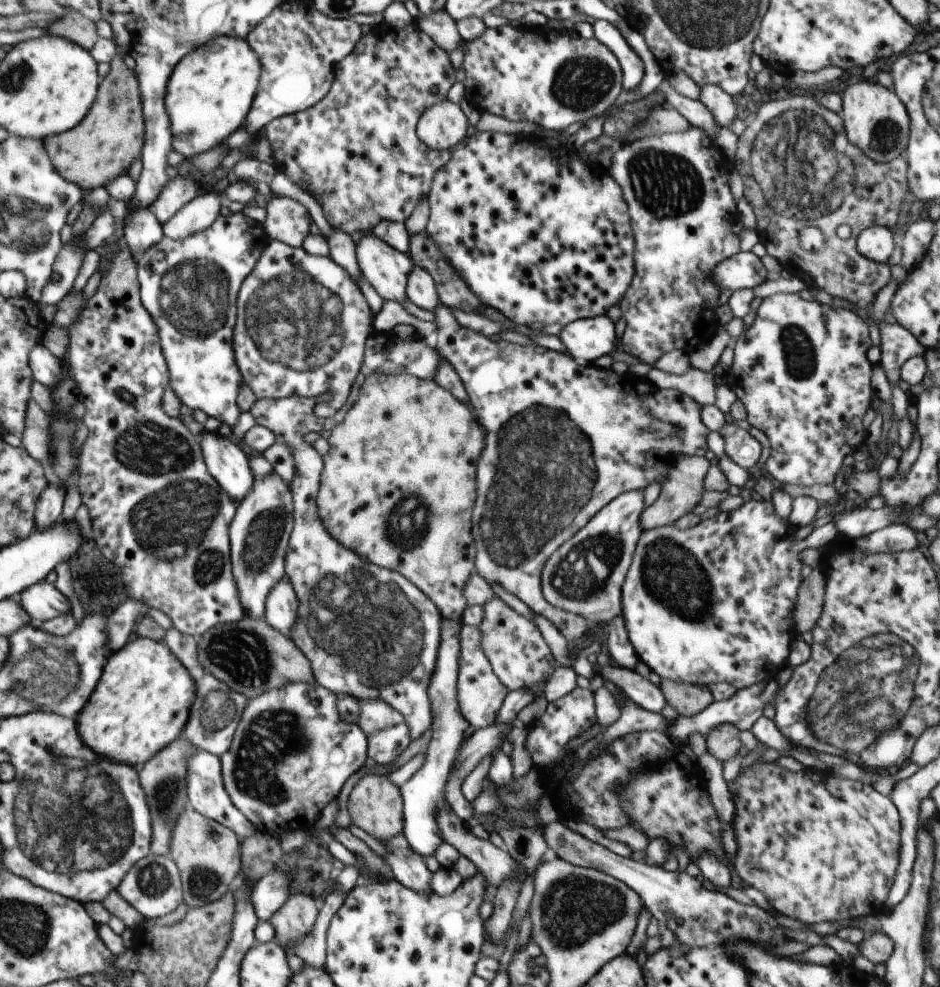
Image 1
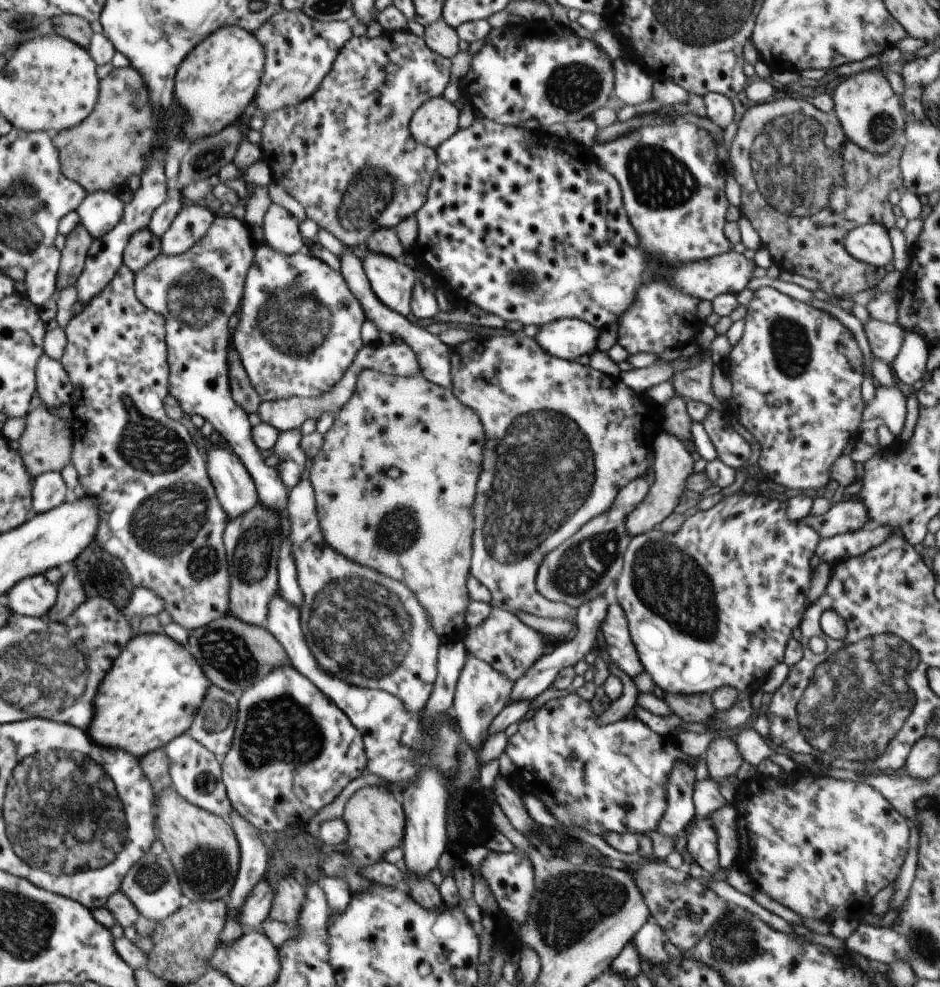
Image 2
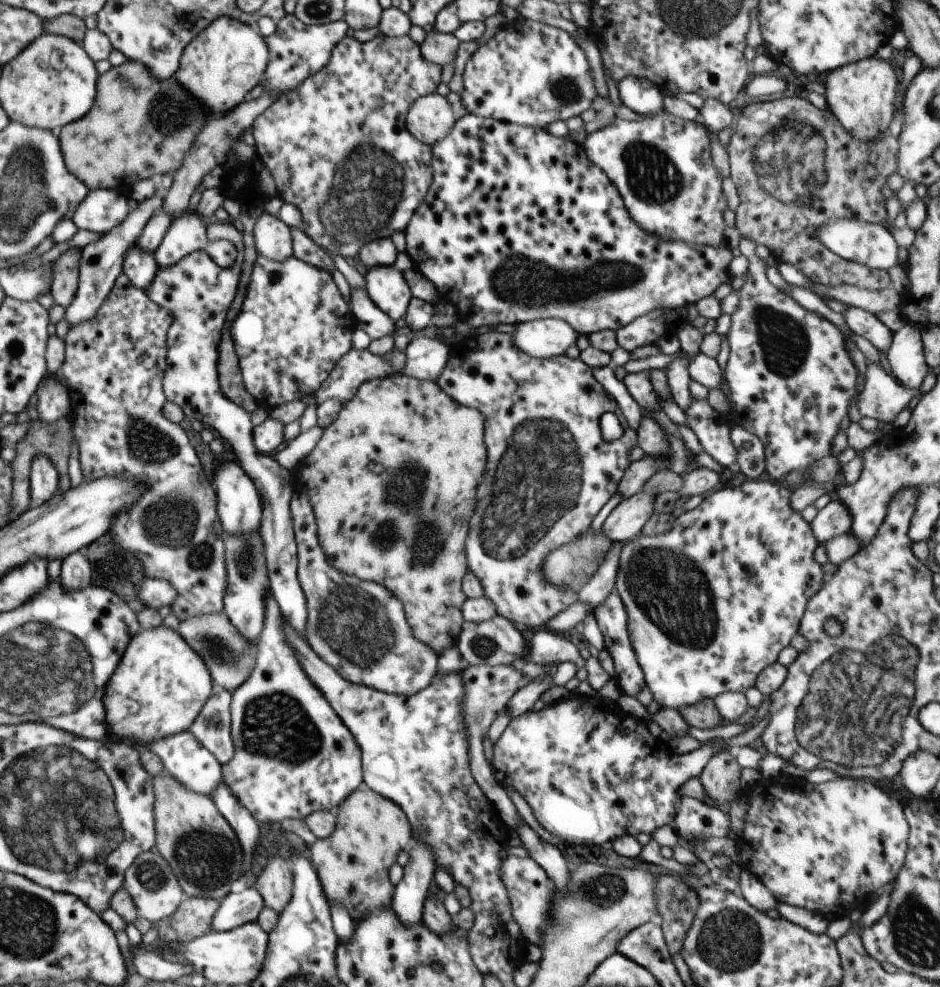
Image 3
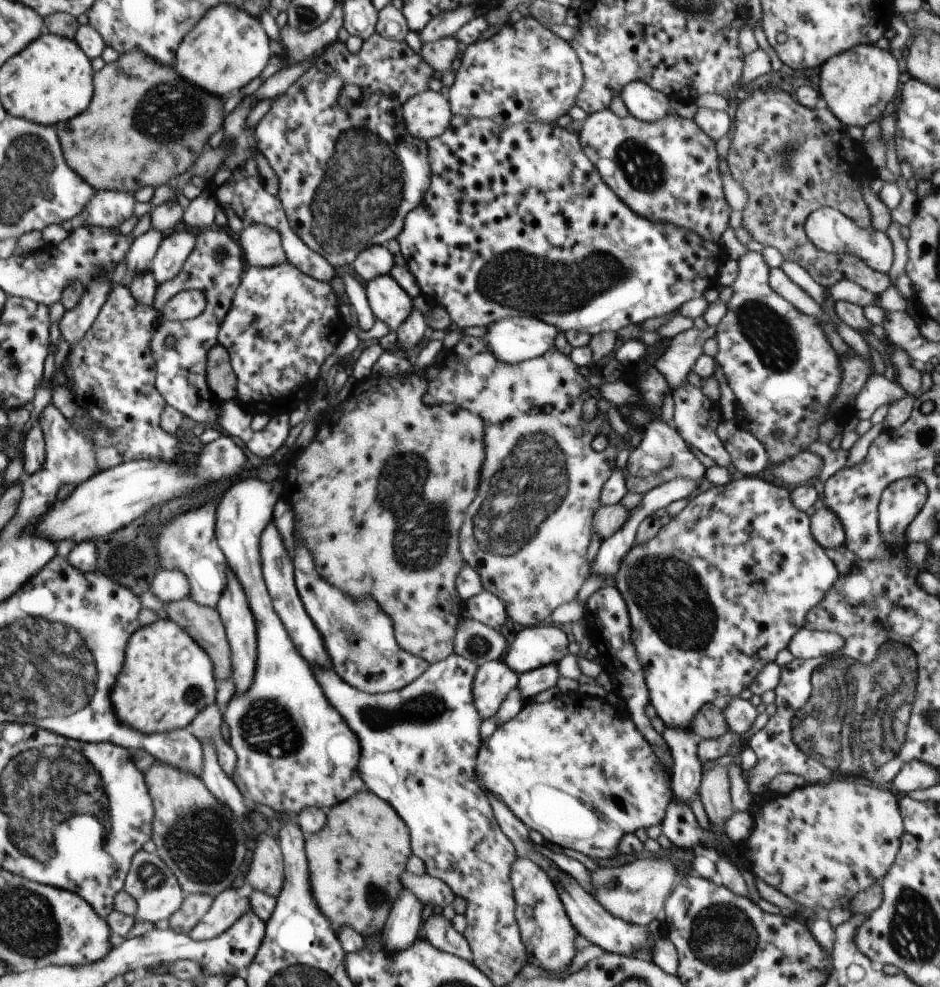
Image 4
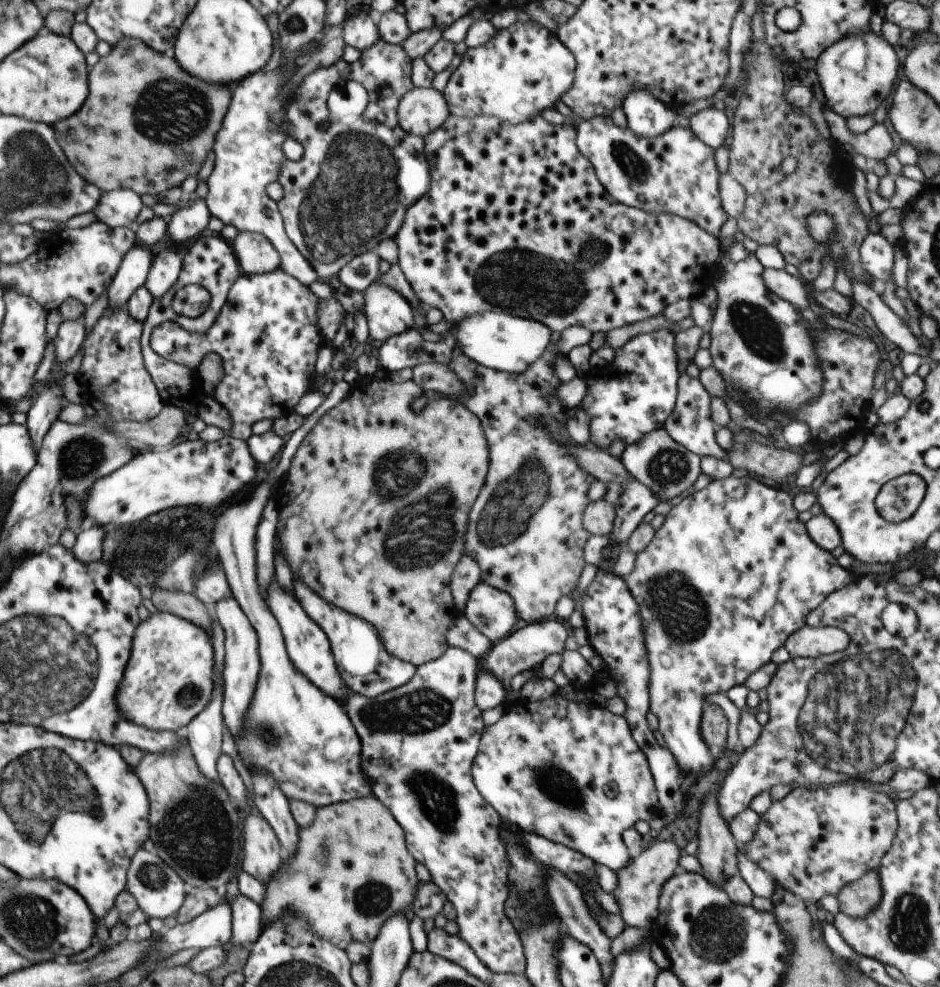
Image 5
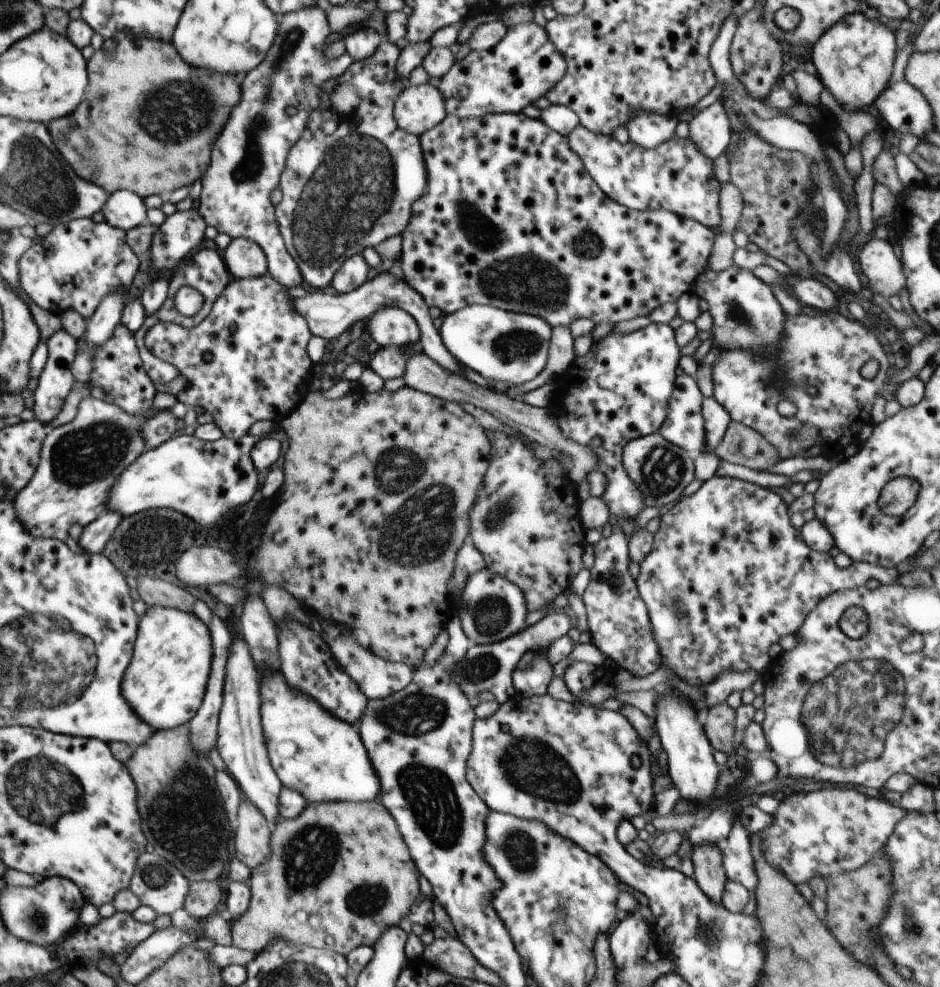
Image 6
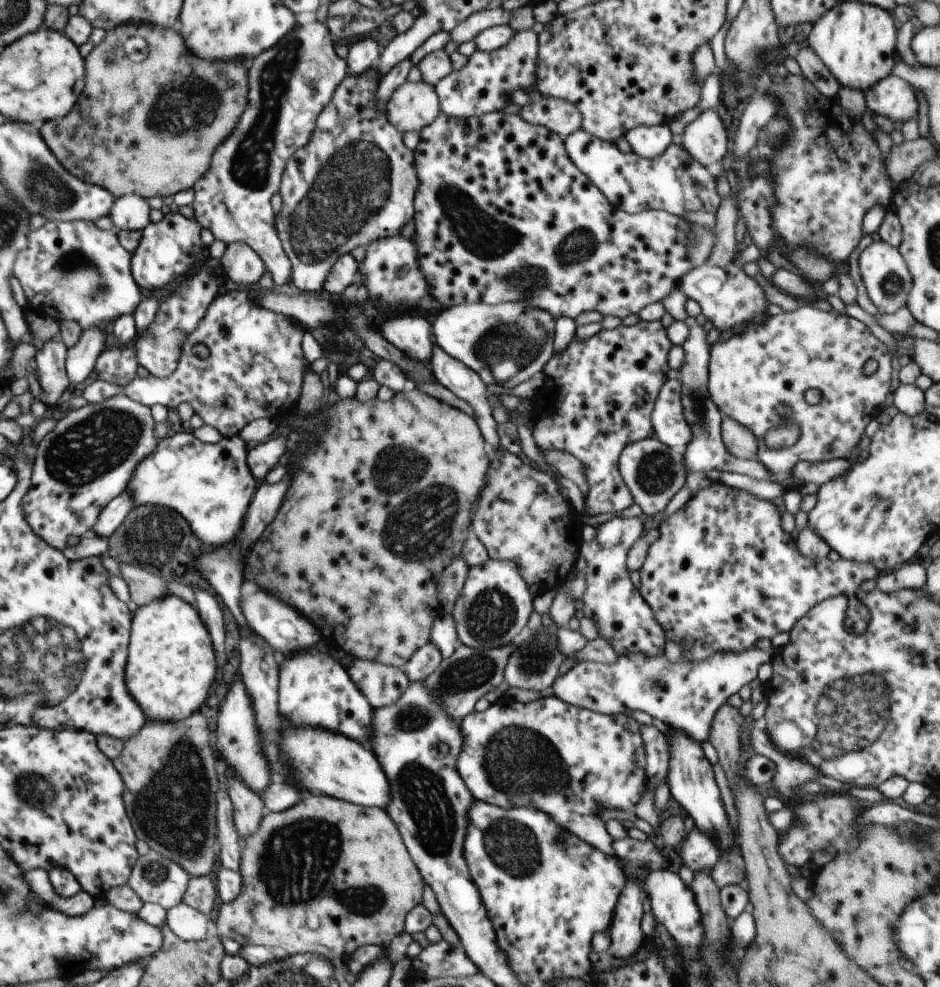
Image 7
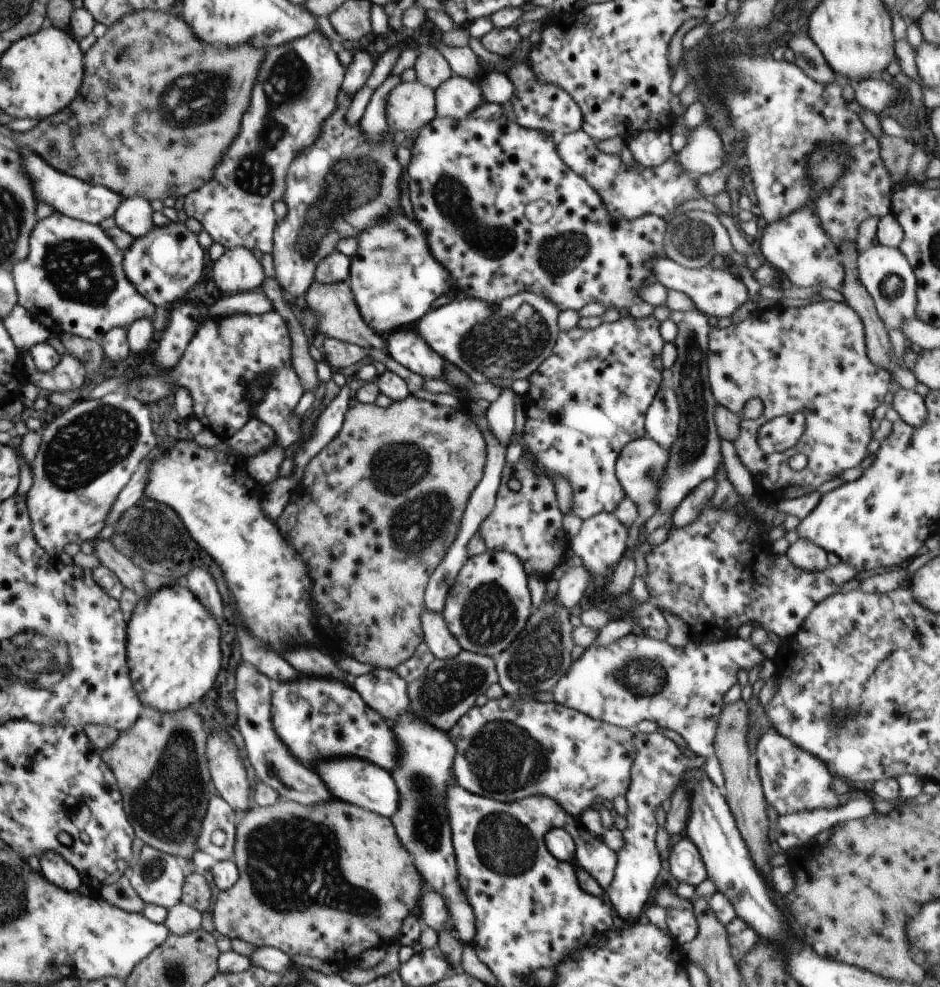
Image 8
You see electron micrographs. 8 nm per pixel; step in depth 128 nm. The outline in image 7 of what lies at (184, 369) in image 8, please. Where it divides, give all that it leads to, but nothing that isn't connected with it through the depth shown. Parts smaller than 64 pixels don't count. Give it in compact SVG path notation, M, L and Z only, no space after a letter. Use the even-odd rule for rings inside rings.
M230 288L214 300L207 311L206 318L200 322L197 330L190 335L182 346L176 370L166 378L150 375L148 379L136 377L125 387L102 382L87 392L89 402L100 403L114 395L124 394L143 405L162 404L168 409L176 409L180 403L188 403L202 420L213 426L223 437L238 435L252 421L262 419L281 419L291 415L296 409L303 387L303 376L308 366L302 352L302 336L305 328L283 314L268 310L259 304L256 296L260 291L252 288ZM196 344L204 344L209 349L209 358L200 358L194 350Z

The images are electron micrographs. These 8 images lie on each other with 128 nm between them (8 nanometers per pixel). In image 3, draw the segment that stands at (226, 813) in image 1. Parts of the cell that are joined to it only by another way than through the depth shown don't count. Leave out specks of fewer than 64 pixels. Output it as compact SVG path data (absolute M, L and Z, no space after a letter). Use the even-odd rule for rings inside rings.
M189 730L163 738L149 745L134 743L134 746L140 750L150 749L155 752L166 766L165 772L196 793L208 795L211 798L213 792L223 782L224 768L220 761L216 760L211 751L205 745L201 745L200 741Z

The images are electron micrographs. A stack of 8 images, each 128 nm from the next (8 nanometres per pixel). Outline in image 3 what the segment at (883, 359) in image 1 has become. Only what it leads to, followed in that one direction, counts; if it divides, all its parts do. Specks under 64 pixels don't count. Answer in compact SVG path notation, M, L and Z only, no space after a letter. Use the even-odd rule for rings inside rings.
M850 307L843 316L852 333L869 340L878 350L886 353L891 347L894 332L886 327L876 315Z

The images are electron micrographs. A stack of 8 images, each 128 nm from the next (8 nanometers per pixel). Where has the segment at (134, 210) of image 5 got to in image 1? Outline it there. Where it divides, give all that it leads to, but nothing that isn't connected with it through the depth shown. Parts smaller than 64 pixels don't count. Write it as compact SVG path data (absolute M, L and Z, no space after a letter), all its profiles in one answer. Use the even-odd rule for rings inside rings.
M98 188L95 191L90 191L88 199L84 200L82 206L90 206L94 212L96 212L96 218L92 222L92 227L88 228L80 238L73 238L67 247L62 246L56 262L54 262L54 270L52 270L52 276L48 280L48 284L44 286L42 290L42 296L40 298L39 309L44 306L54 306L60 303L71 291L72 285L76 278L78 278L78 272L82 266L82 259L88 251L97 251L98 248L106 244L106 240L113 235L114 232L114 217L110 213L108 208L108 201L110 200L110 194L105 188Z

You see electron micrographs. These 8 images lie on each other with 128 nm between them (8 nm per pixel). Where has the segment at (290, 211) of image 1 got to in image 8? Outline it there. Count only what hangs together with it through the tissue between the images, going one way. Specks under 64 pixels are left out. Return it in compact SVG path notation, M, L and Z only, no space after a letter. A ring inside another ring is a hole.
M234 247L215 260L212 277L220 292L228 295L258 288L266 274L249 248Z

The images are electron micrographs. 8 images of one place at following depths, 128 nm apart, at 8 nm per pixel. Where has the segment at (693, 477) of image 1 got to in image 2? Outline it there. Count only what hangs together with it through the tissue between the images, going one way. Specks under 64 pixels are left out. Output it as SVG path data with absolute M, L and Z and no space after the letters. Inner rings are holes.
M661 431L651 440L651 452L654 458L653 468L655 479L652 486L649 487L646 496L642 498L642 502L630 510L630 514L626 516L626 532L630 534L630 538L644 534L657 527L660 522L664 522L670 514L673 514L674 508L678 506L684 490L686 490L686 478L694 476L694 460L690 456L690 452L685 445L667 431Z

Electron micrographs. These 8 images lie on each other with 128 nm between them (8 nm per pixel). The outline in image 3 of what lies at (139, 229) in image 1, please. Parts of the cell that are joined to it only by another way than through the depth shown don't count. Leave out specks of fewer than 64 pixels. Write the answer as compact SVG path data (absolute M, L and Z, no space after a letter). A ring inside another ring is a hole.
M134 243L127 250L123 260L123 272L130 277L136 288L145 292L158 269L159 264L155 256L146 252L140 245Z

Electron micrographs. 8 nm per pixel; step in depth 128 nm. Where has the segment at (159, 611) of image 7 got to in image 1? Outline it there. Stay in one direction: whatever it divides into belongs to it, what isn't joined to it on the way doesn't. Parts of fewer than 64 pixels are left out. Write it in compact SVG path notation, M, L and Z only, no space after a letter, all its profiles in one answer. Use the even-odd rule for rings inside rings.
M138 636L108 658L100 688L75 720L79 736L98 756L139 769L183 735L197 692L195 678L164 640Z

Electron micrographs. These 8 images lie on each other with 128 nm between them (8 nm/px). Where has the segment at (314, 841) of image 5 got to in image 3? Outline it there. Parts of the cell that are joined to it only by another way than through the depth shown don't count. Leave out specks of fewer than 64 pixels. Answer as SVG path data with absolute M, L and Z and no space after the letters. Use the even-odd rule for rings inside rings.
M361 787L351 792L335 812L337 823L334 832L328 838L317 839L311 845L311 863L316 869L329 904L341 904L354 920L363 919L364 915L376 914L384 907L391 906L395 886L389 879L389 868L396 863L398 853L401 850L410 850L417 840L402 807L370 788Z

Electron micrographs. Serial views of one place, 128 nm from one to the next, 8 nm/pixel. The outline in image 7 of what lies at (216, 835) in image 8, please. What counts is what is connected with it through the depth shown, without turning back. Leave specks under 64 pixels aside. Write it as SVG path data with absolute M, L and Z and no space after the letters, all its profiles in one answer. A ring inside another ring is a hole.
M219 792L218 829L220 841L220 864L226 869L239 872L242 864L242 844L235 827L234 804L228 792Z

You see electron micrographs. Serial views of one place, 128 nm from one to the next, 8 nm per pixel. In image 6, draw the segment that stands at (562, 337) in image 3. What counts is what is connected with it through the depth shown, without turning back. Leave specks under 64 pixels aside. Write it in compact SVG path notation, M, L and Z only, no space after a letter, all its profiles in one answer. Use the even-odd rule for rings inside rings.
M477 304L468 305L445 317L439 330L444 346L458 363L475 370L487 380L500 381L508 386L521 385L536 378L544 370L553 328L543 318Z

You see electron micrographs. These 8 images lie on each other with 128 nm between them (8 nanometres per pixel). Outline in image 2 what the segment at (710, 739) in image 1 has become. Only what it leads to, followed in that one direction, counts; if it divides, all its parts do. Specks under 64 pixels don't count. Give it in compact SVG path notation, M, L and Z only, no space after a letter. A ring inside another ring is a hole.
M718 736L710 742L706 750L708 775L718 782L718 786L727 778L736 775L744 760L734 742L734 737Z

